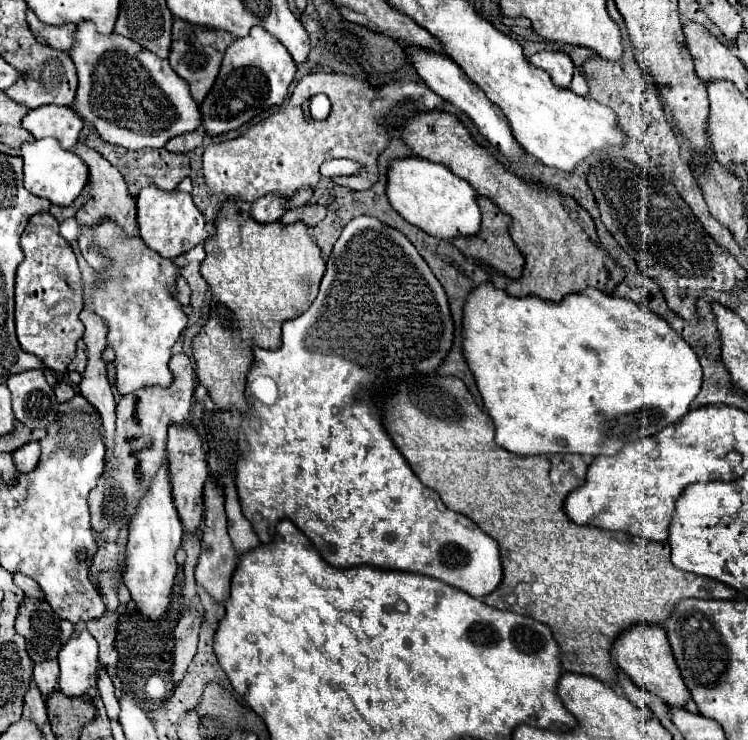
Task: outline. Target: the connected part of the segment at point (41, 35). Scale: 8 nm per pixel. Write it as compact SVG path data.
M31 10L27 12L27 22L31 32L35 34L35 38L51 48L69 52L73 48L73 34L75 34L75 26L45 26Z

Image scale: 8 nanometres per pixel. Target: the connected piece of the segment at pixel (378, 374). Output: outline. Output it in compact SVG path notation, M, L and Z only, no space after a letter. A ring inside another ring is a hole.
M371 216L353 218L343 228L343 232L341 232L341 236L339 236L329 260L327 260L327 272L321 280L321 290L319 290L315 302L311 304L311 308L307 312L285 322L283 330L285 330L281 336L283 344L279 350L255 348L255 362L253 362L251 372L247 375L245 390L251 412L249 412L249 416L247 414L243 416L243 422L239 428L241 454L239 454L239 462L237 462L237 492L239 492L243 514L253 524L259 540L263 544L269 544L275 538L277 522L281 518L289 518L291 522L297 524L299 530L303 530L303 534L319 548L321 556L335 568L375 566L375 568L383 568L383 570L415 572L415 574L433 576L437 580L443 580L445 584L451 584L451 586L455 586L455 588L459 588L475 598L489 596L503 580L503 564L501 564L501 554L499 554L497 542L489 534L479 530L479 526L473 524L467 516L461 516L461 514L449 510L441 502L441 498L435 490L421 484L421 480L413 474L407 460L403 458L403 454L397 450L397 446L393 444L393 440L385 432L385 424L383 424L383 416L381 416L383 412L379 410L381 404L377 398L385 398L385 394L389 396L389 390L395 390L395 388L391 388L391 384L395 384L397 380L401 380L405 376L413 376L415 372L417 374L435 374L435 370L441 366L441 362L445 360L445 356L449 354L449 350L453 346L453 320L451 320L445 290L439 284L439 280L435 278L435 274L429 270L427 262L419 256L415 246L399 230L379 222L377 218L371 218ZM361 392L367 392L369 398L357 400L357 394L361 394Z

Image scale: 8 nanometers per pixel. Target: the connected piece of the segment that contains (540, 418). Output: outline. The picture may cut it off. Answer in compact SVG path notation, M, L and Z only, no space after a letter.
M489 282L485 286L477 286L477 290L473 290L473 294L469 294L467 304L465 304L463 354L475 376L477 388L483 396L483 404L487 408L489 416L493 418L495 442L501 448L505 448L517 456L565 454L565 452L591 454L591 456L617 454L623 448L623 444L641 440L641 438L649 438L649 436L661 432L665 426L677 422L681 416L685 416L689 412L689 404L701 390L701 376L703 376L697 354L663 318L659 318L657 314L653 314L647 308L637 306L631 300L623 300L623 298L617 298L617 296L611 296L611 294L605 294L605 292L593 290L593 288L589 288L581 294L569 294L569 296L565 296L563 302L553 304L553 302L541 302L539 298L533 298L533 296L525 296L525 298L507 296L503 290L495 288Z

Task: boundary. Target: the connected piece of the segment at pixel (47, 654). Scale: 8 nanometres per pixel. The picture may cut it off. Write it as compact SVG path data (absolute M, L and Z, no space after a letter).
M25 598L15 628L27 640L29 658L33 662L45 662L57 658L61 650L61 618L45 600Z

